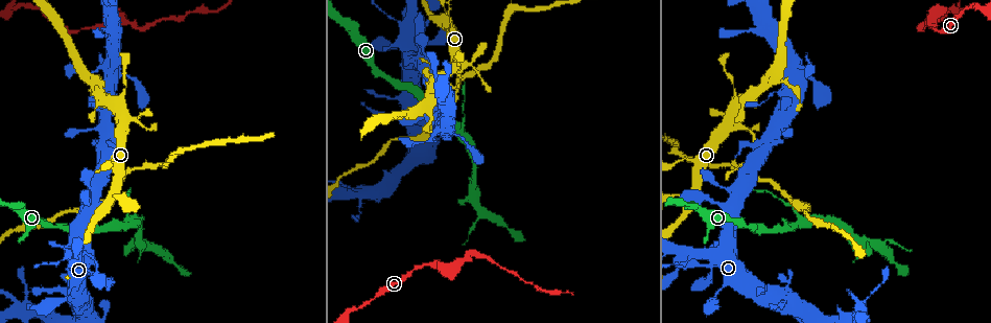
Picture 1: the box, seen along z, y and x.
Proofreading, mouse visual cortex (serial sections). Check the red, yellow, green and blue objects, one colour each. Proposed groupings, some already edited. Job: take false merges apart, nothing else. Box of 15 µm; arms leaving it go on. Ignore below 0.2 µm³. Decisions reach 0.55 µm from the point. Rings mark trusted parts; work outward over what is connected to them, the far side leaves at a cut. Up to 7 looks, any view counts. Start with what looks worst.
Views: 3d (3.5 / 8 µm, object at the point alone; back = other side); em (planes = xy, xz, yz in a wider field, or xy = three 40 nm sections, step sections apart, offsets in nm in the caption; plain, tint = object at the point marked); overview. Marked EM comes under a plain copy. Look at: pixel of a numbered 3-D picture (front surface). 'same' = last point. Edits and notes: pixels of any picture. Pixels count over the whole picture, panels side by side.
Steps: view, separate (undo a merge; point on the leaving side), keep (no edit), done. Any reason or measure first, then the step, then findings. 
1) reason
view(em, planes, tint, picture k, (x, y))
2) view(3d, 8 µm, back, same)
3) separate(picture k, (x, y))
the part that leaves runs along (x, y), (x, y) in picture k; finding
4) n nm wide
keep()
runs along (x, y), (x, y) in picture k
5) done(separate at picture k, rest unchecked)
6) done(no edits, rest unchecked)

sharp bend
view(3d, 8 µm, back, picture 1, (919, 30))

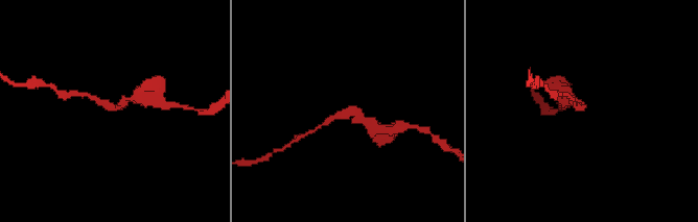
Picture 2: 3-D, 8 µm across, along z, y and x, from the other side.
view(3d, 3.5 µm, picture 2, (349, 110))

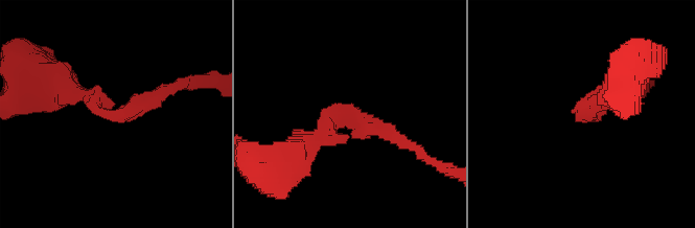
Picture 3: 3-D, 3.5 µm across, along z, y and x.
arms of 200, 250 nm; need the tissue
view(em, xy, step 5, tint, picture 3, (115, 116))

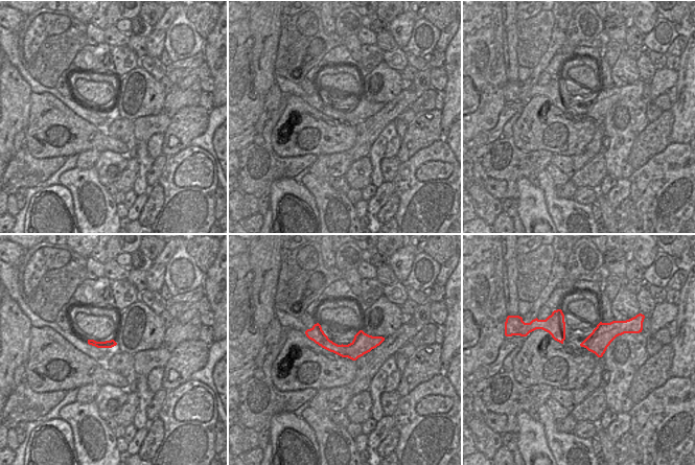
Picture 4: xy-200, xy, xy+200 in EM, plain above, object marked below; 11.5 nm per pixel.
keep()
continuous, no second cell

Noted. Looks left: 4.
sharp bend
view(3d, 3.5 µm, picture 1, (82, 253))

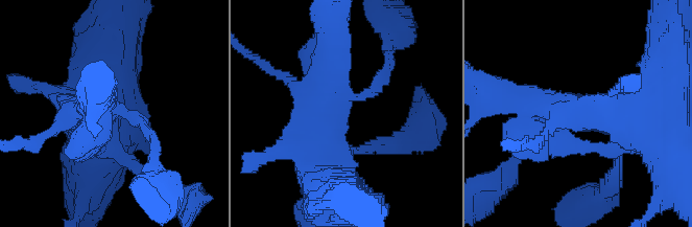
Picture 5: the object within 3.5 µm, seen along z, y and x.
need the tissue
view(em, xy, step 2, tint, picture 5, (344, 105))

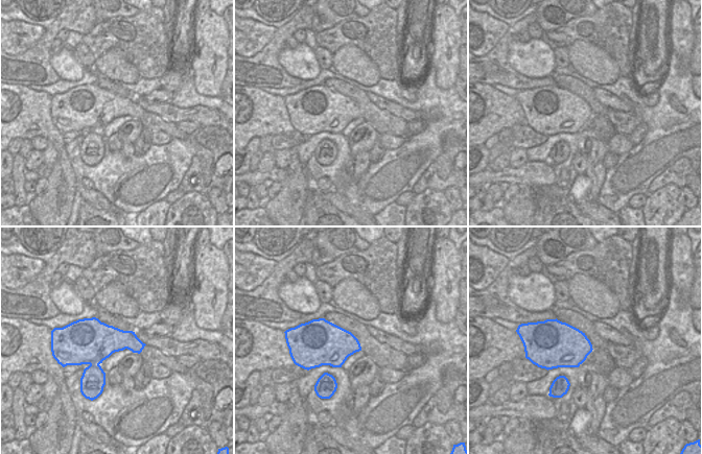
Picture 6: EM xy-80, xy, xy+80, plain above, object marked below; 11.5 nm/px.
cut it another way
view(em, xy, step 1, tint, same)

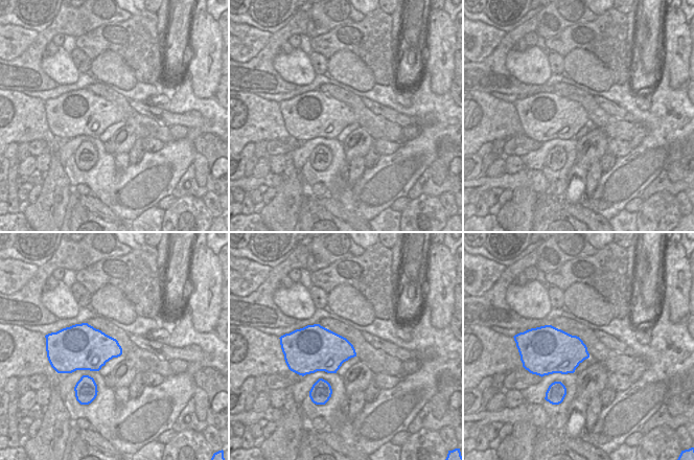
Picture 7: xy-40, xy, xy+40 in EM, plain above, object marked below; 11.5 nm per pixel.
keep()
runs along (662, 117), (643, 123), (523, 98) in picture 5; all the same cell

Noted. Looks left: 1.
done(no edits, rest unchecked)

